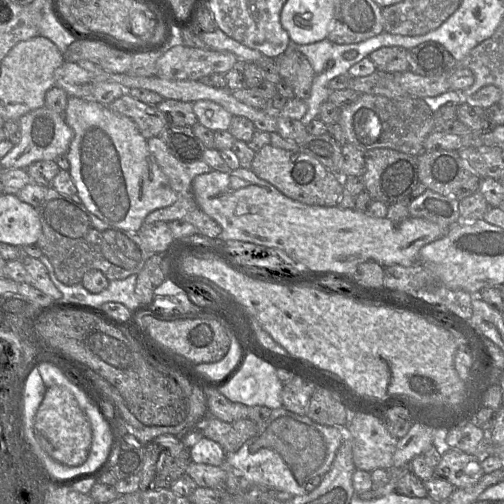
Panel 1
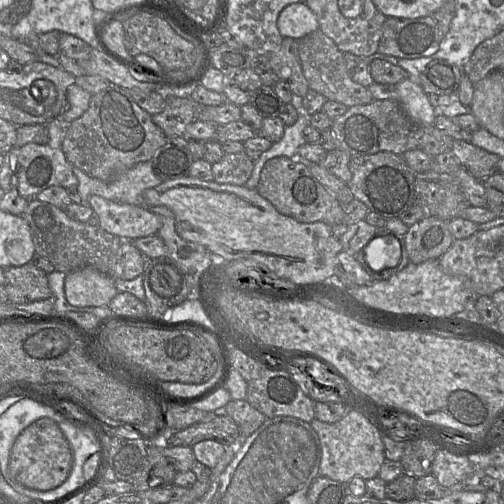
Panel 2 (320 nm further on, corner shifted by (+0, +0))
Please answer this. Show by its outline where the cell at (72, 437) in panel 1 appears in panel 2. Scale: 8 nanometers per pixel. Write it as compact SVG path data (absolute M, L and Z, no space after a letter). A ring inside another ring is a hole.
M40 418L16 438L10 451L9 478L29 489L49 491L64 483L70 474L72 462L70 445L57 423L50 418Z

